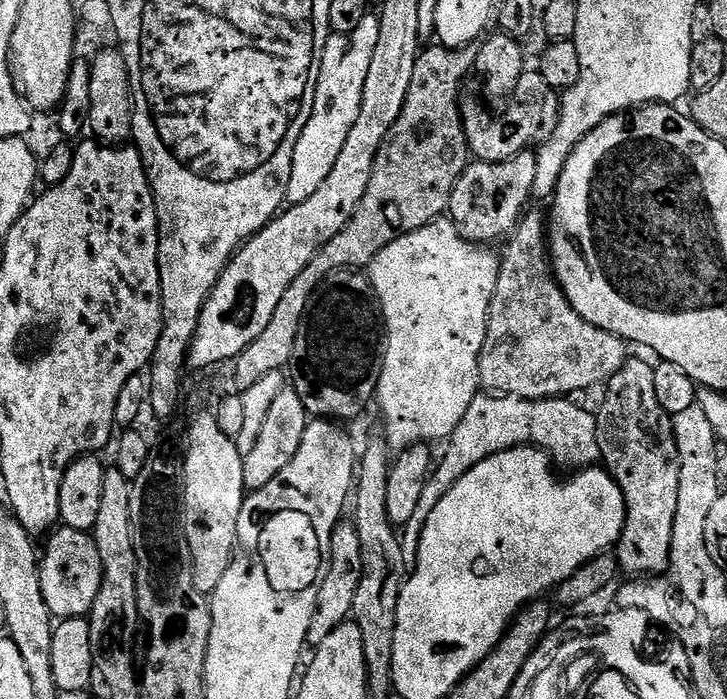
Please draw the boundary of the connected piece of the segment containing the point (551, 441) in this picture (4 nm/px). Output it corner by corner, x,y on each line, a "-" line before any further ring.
480,394
470,402
470,410
458,422
446,441
448,449
444,457
439,457
434,471
426,482
426,490
422,490
422,499
414,509
414,518
403,529
402,543
405,557
416,555
416,547
420,544
420,535
426,526
426,518
438,506
438,502
459,476
464,476
478,462
487,456
505,452
511,448
531,446
547,450
557,465
568,464
572,460
573,469
583,470
589,466
601,463
598,450
598,426
596,412
587,412
580,404
575,404
572,398
557,398
554,400
523,400
517,396
502,396
499,394

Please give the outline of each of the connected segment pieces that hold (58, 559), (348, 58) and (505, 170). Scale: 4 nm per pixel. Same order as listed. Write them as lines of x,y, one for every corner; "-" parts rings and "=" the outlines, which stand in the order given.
60,526
47,540
48,545
45,548
43,545
40,561
40,581
46,606
53,617
60,620
87,617
104,582
104,567
95,539
87,532
=
370,14
362,18
358,30
329,35
322,54
314,110
298,138
298,146
294,146
287,198
289,205
306,202
306,198
315,194
318,186
330,178
330,170
334,170
334,162
338,162
342,146
346,146
350,128
358,122
358,110
362,110
362,90
366,86
366,74
370,71
370,58
374,58
374,46
378,46
379,25
379,15
=
532,150
520,152
506,162
480,162
475,168
470,168
458,178
448,203
447,215
462,238
466,238
471,244
488,246
493,243
491,240
503,241
525,215
529,207
528,200
533,199
536,153

